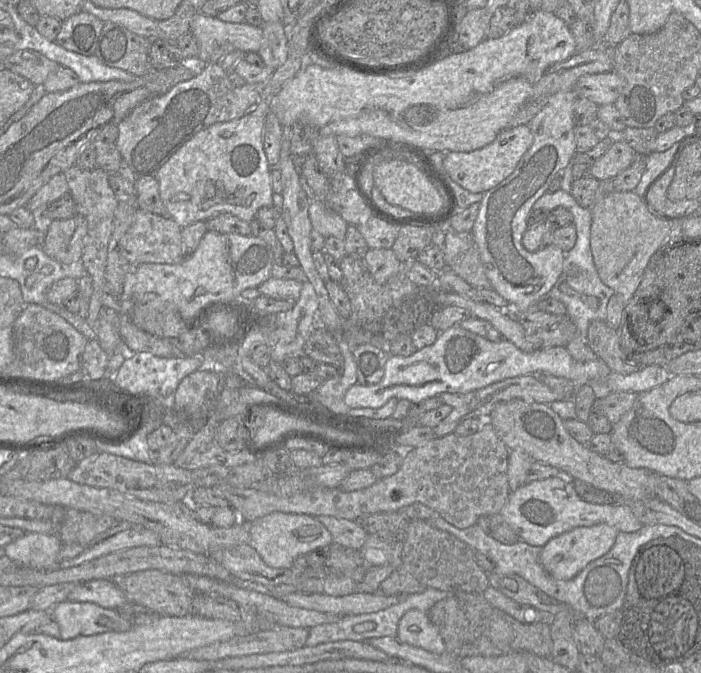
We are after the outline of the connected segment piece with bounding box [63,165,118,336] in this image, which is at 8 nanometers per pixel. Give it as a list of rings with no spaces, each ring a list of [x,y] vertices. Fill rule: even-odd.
[[[73,165],[63,174],[69,187],[69,194],[75,203],[77,215],[83,216],[87,221],[87,234],[84,238],[81,261],[91,278],[93,289],[86,321],[95,330],[97,336],[97,320],[102,307],[101,290],[105,284],[108,244],[118,200],[109,185],[109,174],[99,167],[86,170]]]

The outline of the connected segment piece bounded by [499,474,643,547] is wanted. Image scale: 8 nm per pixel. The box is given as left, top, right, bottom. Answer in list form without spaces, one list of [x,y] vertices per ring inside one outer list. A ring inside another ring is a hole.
[[[550,477],[525,483],[511,492],[500,515],[517,533],[520,541],[543,547],[552,538],[577,527],[607,524],[619,532],[636,532],[643,524],[625,505],[597,505],[585,502],[576,493],[572,483],[563,477]]]

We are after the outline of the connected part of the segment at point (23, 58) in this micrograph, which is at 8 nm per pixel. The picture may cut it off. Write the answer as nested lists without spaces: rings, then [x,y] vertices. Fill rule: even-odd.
[[[32,49],[17,50],[5,62],[6,69],[26,78],[34,85],[43,85],[48,75],[59,66]]]

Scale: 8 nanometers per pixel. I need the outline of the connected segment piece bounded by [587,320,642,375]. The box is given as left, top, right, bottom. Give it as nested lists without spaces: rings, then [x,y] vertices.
[[[594,320],[588,328],[587,343],[613,372],[628,375],[640,368],[626,360],[617,330],[612,329],[606,321]]]

